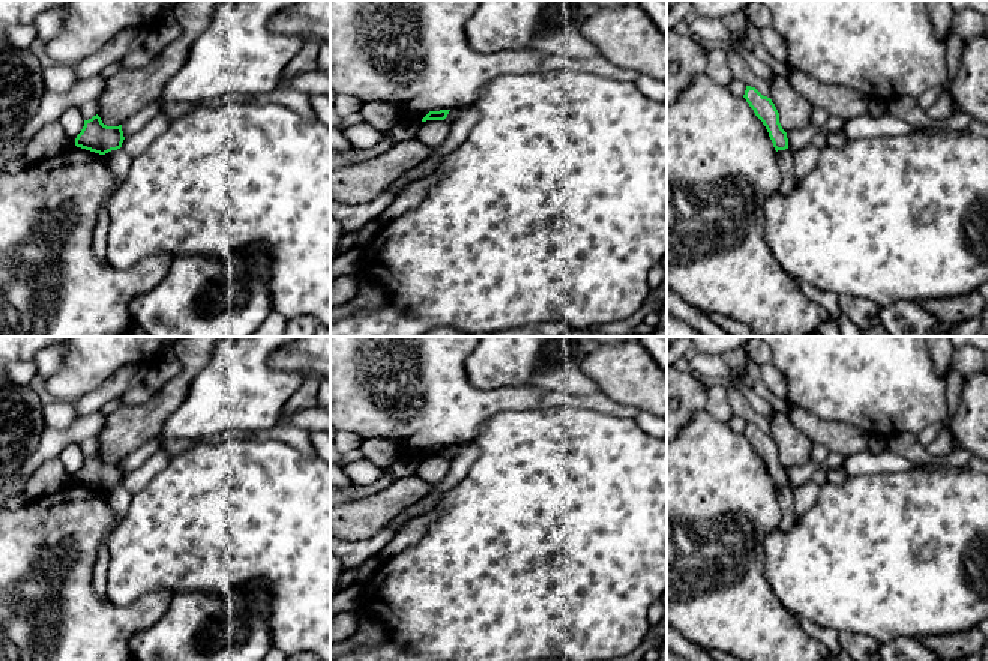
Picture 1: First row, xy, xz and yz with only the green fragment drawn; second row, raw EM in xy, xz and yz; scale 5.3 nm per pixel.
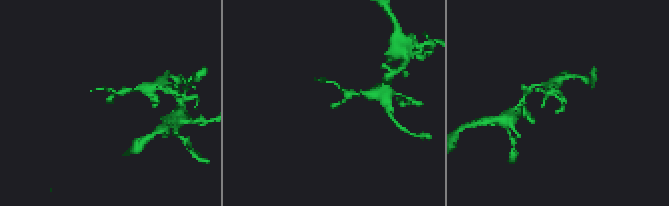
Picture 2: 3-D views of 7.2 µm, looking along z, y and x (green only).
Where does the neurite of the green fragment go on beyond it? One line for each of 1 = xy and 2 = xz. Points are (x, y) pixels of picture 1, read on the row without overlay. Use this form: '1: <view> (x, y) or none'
1: none
2: none

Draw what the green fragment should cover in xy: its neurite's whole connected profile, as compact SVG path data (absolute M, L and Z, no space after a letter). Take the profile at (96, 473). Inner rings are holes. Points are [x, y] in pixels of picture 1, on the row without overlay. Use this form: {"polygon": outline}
{"polygon": "M96 451L92 455L84 457L84 463L75 475L75 482L99 491L105 491L111 487L120 485L123 476L125 473L122 461L107 463Z"}

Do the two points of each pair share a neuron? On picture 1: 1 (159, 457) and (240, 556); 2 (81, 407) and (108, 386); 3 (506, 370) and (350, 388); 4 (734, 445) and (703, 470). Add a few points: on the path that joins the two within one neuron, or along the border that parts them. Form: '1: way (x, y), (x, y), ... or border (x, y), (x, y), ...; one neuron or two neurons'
1: border (171, 458), (141, 488); two neurons
2: way (87, 404), (102, 392); one neuron
3: border (472, 352), (467, 379), (479, 388), (500, 386); two neurons
4: way (727, 452), (710, 469); one neuron

